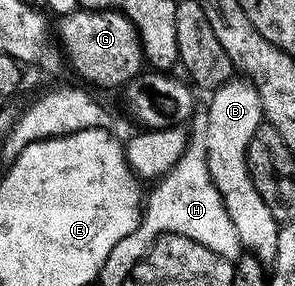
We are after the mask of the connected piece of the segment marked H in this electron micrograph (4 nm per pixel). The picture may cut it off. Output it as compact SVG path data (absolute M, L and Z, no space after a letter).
M191 142L180 161L176 161L174 171L177 173L167 174L164 179L167 199L165 230L169 234L183 235L196 241L221 259L237 259L244 248L236 233L236 225L232 225L232 217L228 217L228 209L224 209L224 201L210 179L205 142Z

